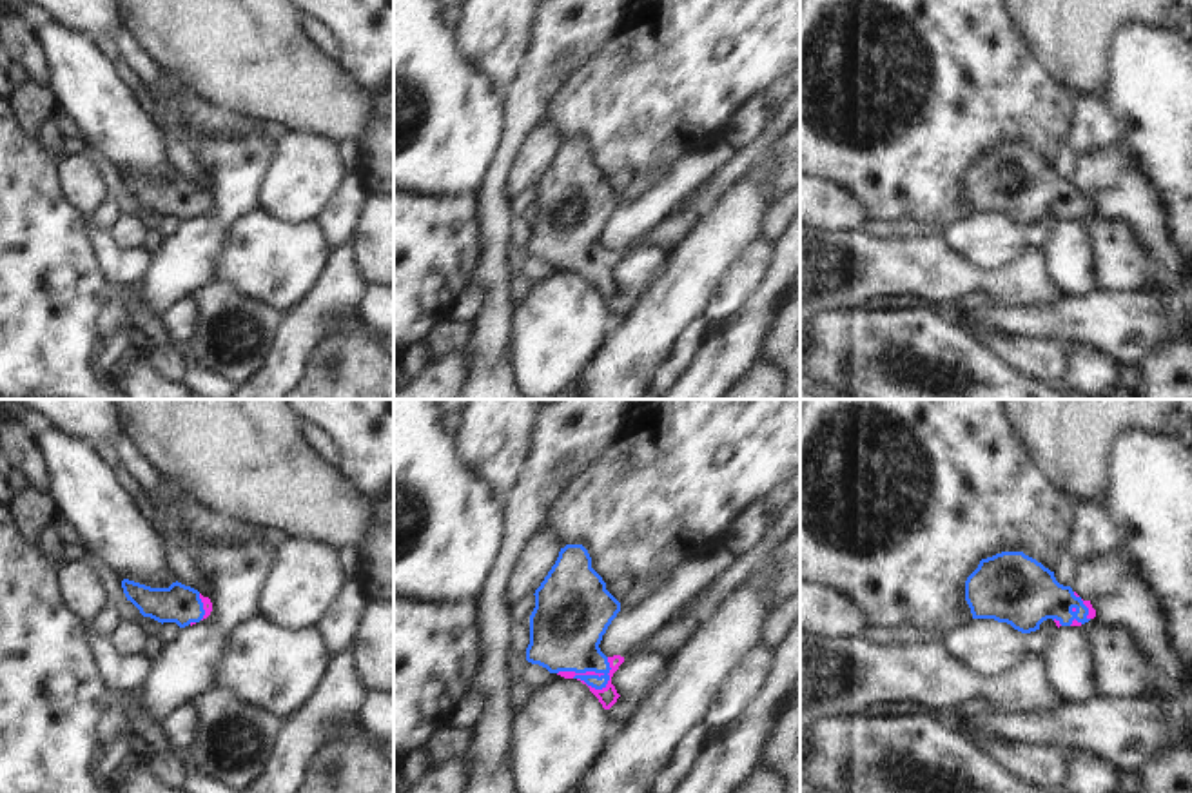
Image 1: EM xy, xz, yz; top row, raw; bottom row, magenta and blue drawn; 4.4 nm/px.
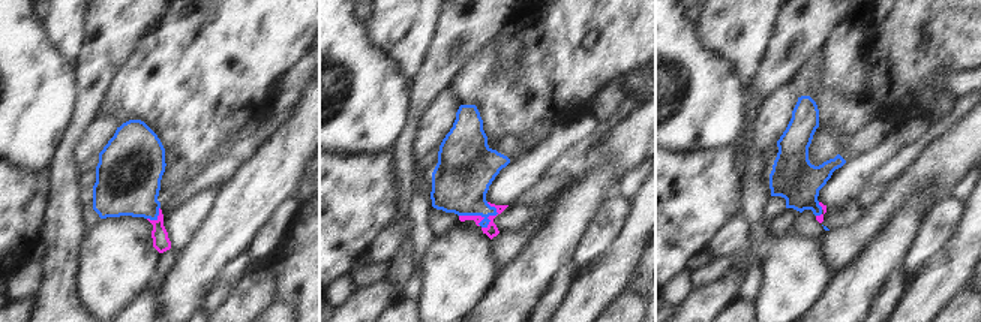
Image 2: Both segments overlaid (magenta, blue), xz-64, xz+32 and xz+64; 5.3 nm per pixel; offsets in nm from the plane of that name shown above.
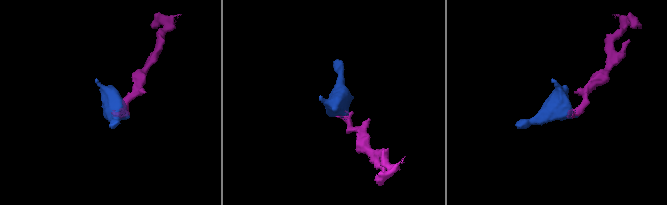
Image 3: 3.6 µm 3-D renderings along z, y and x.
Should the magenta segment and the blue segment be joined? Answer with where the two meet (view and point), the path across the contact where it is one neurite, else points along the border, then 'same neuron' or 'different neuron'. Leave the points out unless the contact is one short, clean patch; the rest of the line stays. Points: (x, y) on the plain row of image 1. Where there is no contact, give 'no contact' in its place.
contact xz (585, 267); way xz (563, 267), (585, 267), (568, 215); same neuron

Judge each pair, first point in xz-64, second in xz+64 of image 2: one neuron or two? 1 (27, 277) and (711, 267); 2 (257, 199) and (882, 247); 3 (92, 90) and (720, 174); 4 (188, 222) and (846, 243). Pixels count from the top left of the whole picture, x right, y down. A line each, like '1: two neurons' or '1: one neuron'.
1: one neuron
2: one neuron
3: two neurons
4: two neurons

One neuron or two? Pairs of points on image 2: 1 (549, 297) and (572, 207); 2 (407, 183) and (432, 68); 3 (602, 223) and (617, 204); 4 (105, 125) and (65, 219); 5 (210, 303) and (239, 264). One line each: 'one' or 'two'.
1: two
2: one
3: one
4: two
5: one

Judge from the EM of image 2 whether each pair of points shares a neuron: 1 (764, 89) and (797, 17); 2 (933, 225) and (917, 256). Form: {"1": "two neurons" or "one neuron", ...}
{"1": "one neuron", "2": "one neuron"}

